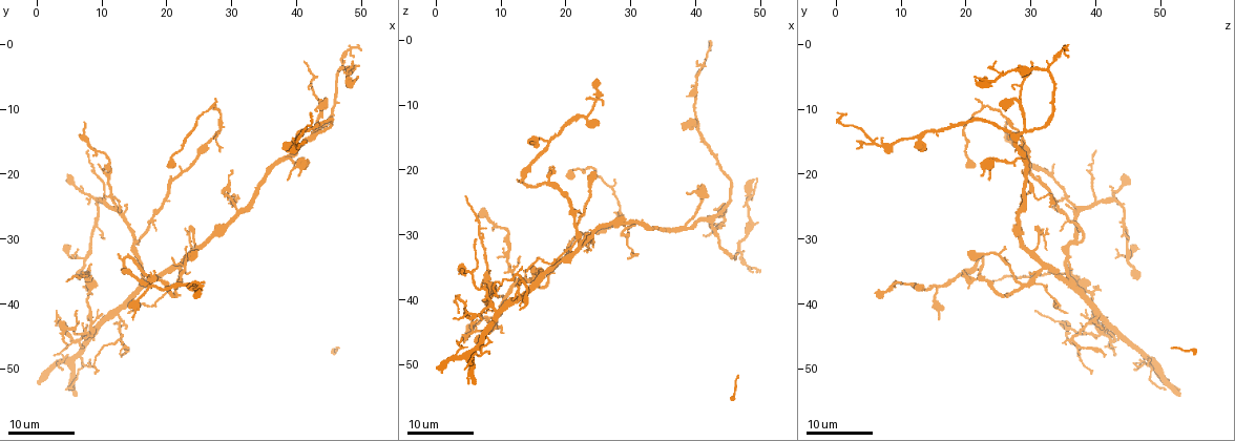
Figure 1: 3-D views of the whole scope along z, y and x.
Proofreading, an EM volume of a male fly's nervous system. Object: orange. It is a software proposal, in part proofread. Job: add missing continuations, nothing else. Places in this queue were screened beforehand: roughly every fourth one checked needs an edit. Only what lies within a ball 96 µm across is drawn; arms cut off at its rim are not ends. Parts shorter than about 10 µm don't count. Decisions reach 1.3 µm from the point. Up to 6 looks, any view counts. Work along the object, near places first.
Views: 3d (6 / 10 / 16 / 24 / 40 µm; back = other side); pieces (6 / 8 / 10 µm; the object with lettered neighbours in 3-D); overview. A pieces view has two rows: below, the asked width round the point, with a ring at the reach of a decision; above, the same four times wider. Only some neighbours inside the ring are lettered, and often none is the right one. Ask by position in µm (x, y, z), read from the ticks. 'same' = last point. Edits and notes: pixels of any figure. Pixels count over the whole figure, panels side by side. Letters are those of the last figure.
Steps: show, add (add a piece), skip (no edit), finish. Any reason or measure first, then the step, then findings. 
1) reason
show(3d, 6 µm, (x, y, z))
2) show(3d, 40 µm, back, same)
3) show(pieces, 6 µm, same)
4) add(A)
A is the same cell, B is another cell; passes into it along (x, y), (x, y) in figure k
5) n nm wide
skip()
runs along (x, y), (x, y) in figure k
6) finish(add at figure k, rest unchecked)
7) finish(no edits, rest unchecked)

long arm stops here
show(3d, 24 µm, (7.5, 12.0, 26.0))

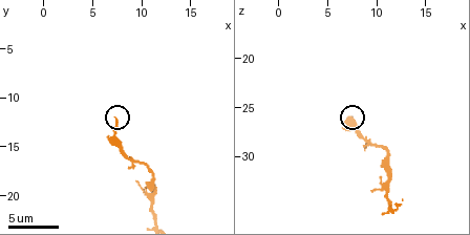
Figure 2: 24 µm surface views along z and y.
see the neighbours
show(pieces, 6 µm, same)

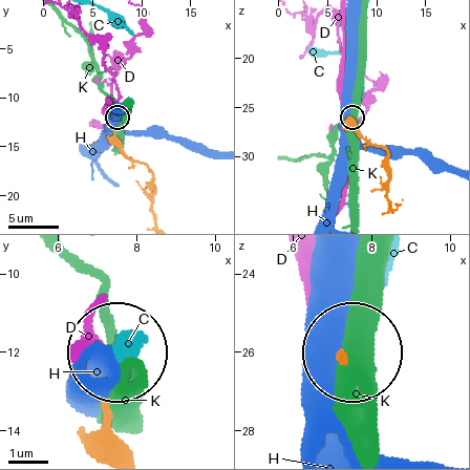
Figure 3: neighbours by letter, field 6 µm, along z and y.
skip()
C, D, H and K are other cells; none of them fits

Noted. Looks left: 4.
branch stops here
show(3d, 16 µm, (24.5, 38.5, 6.0))

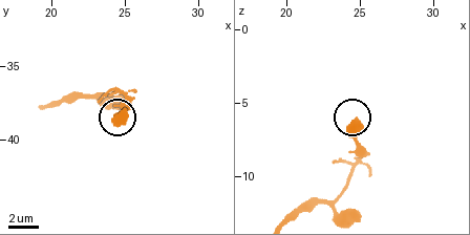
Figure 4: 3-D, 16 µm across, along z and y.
see the neighbours
show(pieces, 10 µm, (24.6, 38.6, 6.4))

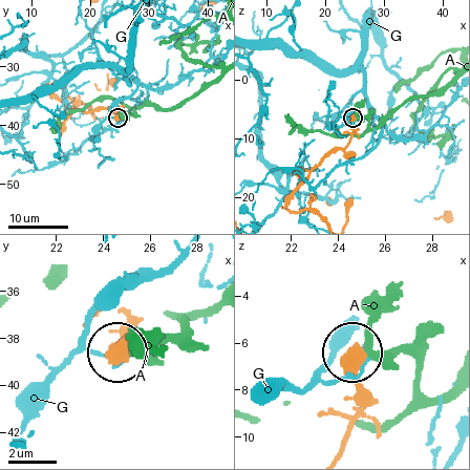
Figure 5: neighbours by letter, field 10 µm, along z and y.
skip()
A and G are other cells; runs along (340, 448), (361, 400), (355, 354) in figure 5; no lettered piece goes on from it

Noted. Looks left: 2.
finish(no edits, rest unchecked)

